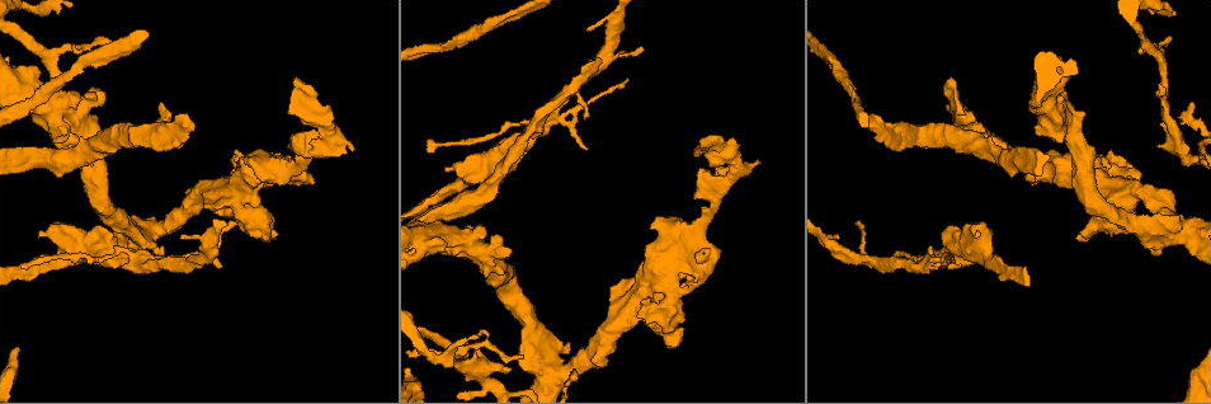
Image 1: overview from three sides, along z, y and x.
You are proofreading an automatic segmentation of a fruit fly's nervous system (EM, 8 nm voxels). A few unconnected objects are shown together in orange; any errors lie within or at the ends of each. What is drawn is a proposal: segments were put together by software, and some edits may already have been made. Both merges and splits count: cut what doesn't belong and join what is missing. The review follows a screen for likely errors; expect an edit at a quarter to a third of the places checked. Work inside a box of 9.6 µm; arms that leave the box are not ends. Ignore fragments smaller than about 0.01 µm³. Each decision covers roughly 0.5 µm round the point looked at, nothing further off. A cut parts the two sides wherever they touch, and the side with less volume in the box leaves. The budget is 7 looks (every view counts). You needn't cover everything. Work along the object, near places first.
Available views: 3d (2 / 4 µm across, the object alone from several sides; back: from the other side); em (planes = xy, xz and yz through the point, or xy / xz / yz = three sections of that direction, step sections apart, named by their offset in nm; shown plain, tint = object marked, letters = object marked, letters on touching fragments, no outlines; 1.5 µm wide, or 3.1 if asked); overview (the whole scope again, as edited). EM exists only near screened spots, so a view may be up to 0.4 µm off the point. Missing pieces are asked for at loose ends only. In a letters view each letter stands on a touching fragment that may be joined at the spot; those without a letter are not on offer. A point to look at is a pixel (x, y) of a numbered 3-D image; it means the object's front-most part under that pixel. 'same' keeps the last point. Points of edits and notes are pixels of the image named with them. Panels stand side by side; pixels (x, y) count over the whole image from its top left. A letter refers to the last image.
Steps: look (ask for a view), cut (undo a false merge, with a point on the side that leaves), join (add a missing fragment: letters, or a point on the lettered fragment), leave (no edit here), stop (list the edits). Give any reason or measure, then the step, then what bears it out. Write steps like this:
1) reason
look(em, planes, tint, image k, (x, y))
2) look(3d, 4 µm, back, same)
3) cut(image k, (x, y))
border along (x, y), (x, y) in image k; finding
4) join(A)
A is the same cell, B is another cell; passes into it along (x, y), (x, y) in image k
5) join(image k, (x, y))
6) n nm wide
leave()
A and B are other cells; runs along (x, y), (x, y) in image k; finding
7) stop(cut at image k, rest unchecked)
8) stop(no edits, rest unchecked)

an open end
look(3d, 2 µm, image 1, (110, 235))

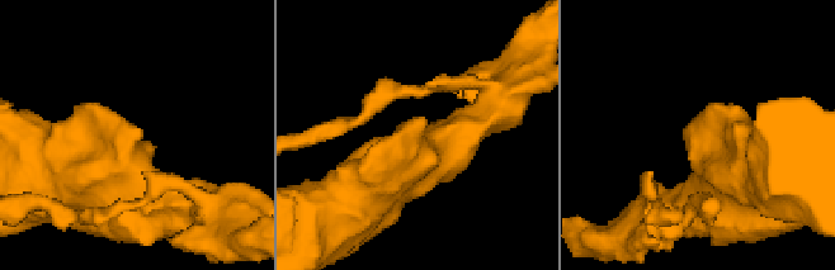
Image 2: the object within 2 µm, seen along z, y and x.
shape alone is not enough
look(em, planes, tint, image 2, (420, 118))

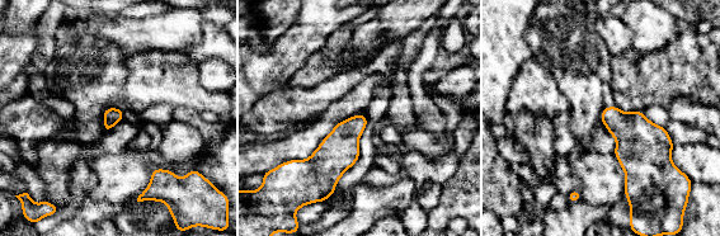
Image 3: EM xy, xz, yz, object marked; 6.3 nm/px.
look(em, planes, letters, same)

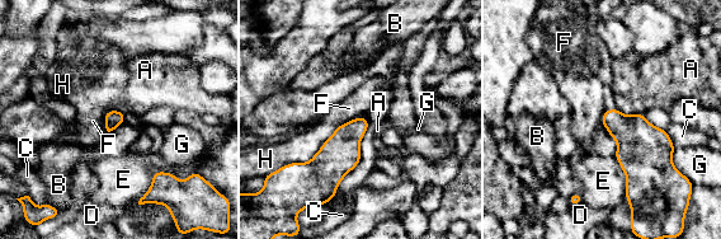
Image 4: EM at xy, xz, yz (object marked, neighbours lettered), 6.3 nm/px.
leave()
A, B, C, D, E, F, G and H are other cells; border along (116, 109), (104, 115), (105, 135) in image 4; none of them fits

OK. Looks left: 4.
an open end
look(3d, 2 µm, image 1, (587, 147))

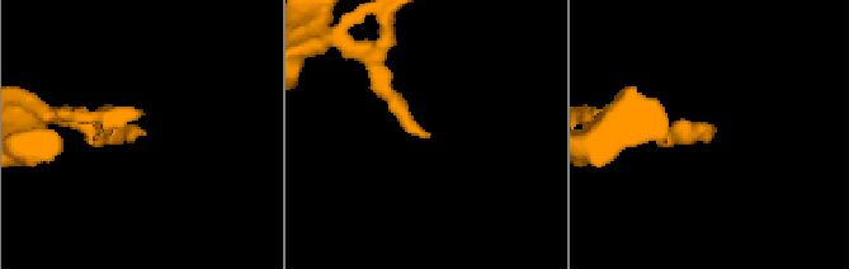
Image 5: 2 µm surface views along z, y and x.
now the EM
look(em, xz, step 4, tint, image 5, (428, 135))

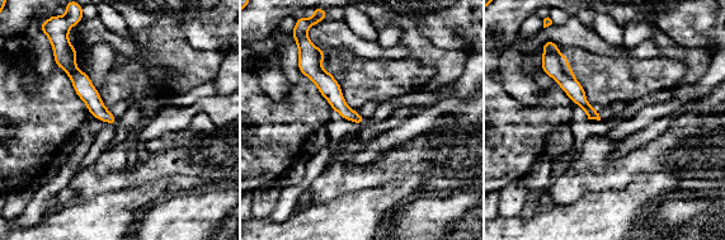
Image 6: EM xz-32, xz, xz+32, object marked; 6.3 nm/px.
another direction
look(em, planes, letters, same)

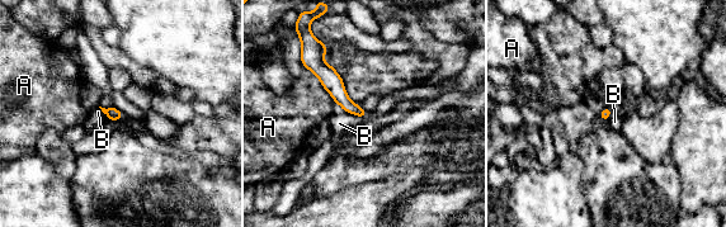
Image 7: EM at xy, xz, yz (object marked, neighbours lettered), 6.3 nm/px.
leave()
A and B are other cells; no lettered fragment goes on from it

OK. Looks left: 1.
stop(no edits, rest unchecked)

